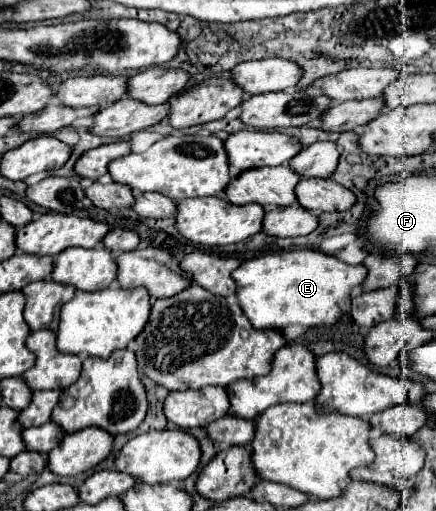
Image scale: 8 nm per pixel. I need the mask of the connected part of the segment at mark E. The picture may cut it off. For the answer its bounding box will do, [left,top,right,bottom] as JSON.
[232,250,366,330]

